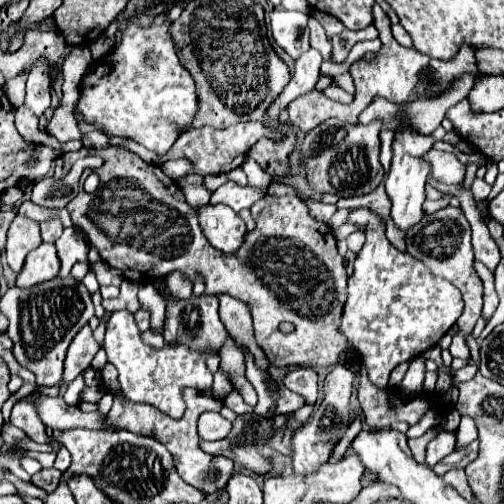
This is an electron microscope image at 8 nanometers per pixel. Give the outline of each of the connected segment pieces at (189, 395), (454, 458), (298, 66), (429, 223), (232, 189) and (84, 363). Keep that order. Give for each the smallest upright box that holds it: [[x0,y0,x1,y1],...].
[[101,363,235,495],[433,441,479,477],[267,49,321,119],[405,205,483,359],[209,181,265,211],[63,325,103,383]]

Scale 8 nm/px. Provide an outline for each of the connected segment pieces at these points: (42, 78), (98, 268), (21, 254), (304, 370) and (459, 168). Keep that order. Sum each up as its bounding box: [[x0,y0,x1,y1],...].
[[25,59,51,115],[91,261,123,287],[5,215,41,273],[283,367,319,405],[427,149,465,185]]

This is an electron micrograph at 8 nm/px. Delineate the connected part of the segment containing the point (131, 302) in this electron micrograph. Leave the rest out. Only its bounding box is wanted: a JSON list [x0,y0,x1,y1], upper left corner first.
[103,281,139,311]

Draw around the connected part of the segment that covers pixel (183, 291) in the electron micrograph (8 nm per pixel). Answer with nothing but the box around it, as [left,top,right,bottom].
[167,271,193,299]

